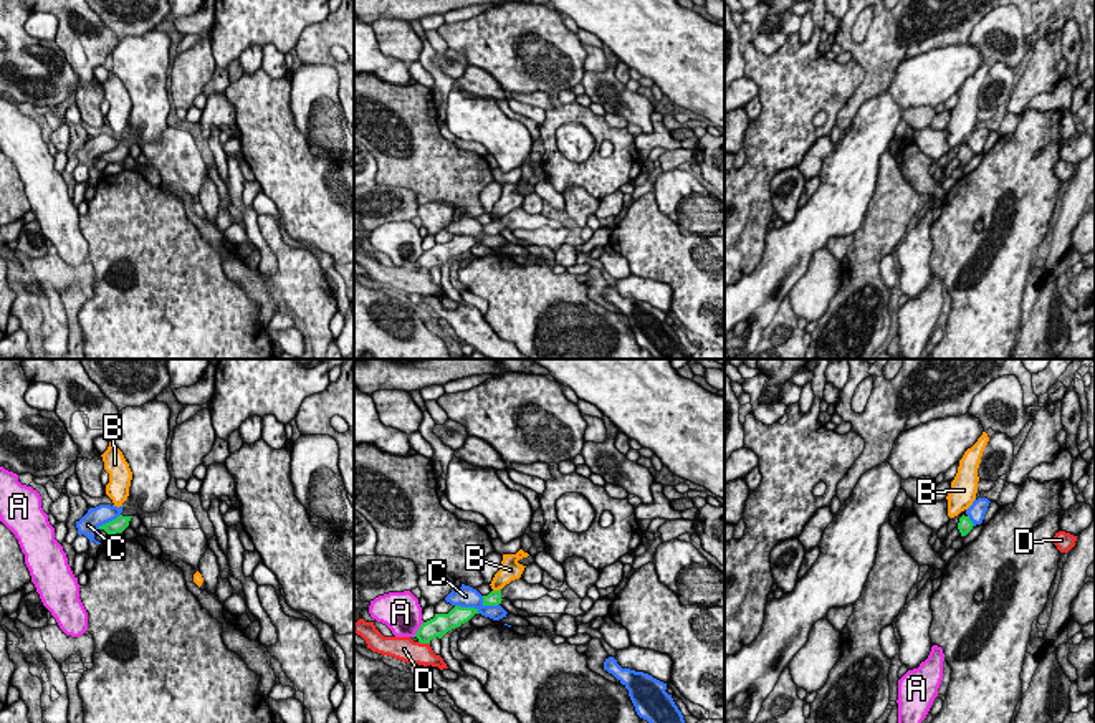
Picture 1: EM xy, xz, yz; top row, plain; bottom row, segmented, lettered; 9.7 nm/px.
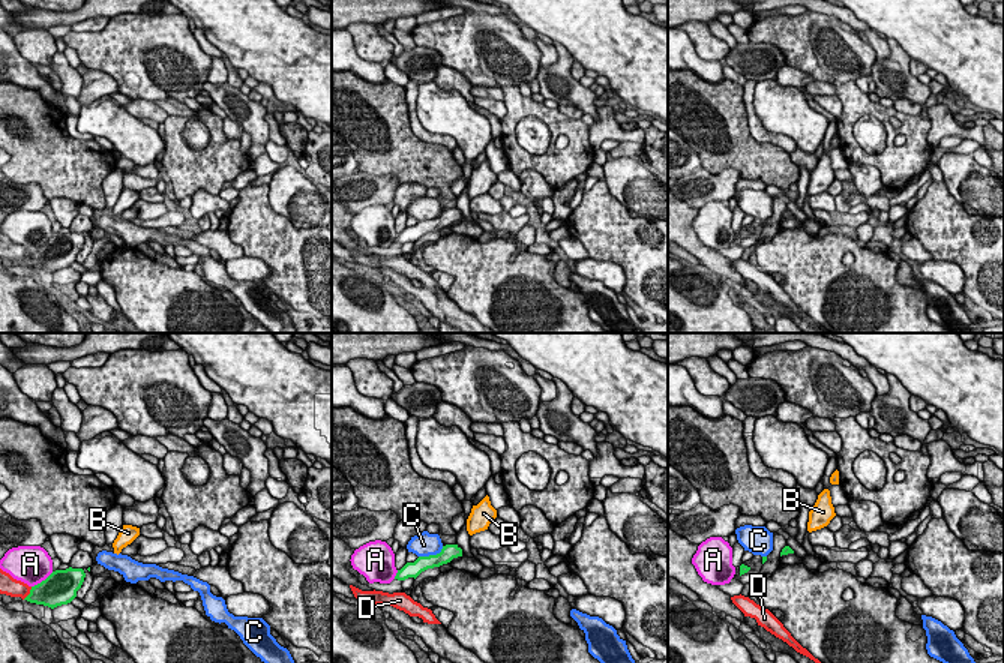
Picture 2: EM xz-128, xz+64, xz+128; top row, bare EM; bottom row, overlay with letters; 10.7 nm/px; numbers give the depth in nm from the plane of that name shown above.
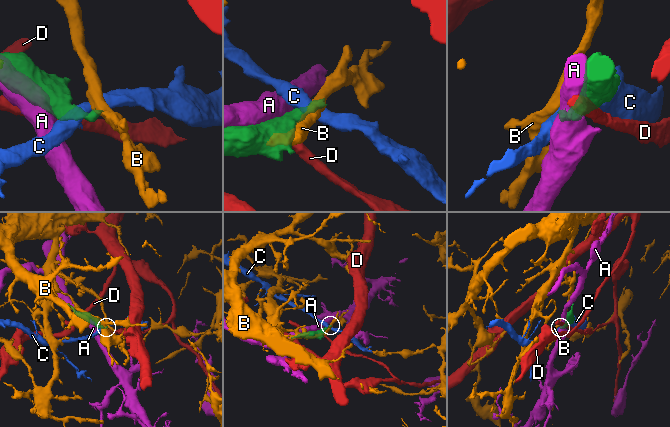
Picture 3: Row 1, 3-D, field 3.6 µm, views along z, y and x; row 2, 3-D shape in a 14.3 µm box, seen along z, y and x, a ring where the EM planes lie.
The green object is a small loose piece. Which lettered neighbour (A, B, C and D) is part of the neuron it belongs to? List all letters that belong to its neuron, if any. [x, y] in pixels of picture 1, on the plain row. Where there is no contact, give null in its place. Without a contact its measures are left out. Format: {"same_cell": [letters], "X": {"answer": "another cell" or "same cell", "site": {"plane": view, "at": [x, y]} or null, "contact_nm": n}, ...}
{"same_cell": [], "A": {"answer": "another cell", "site": {"plane": "xz", "at": [419, 258]}, "contact_nm": 190}, "B": {"answer": "another cell", "site": {"plane": "xz", "at": [497, 220]}, "contact_nm": 90}, "C": {"answer": "another cell", "site": {"plane": "xz", "at": [467, 237]}, "contact_nm": 260}, "D": {"answer": "another cell", "site": {"plane": "xz", "at": [424, 272]}, "contact_nm": 120}}

